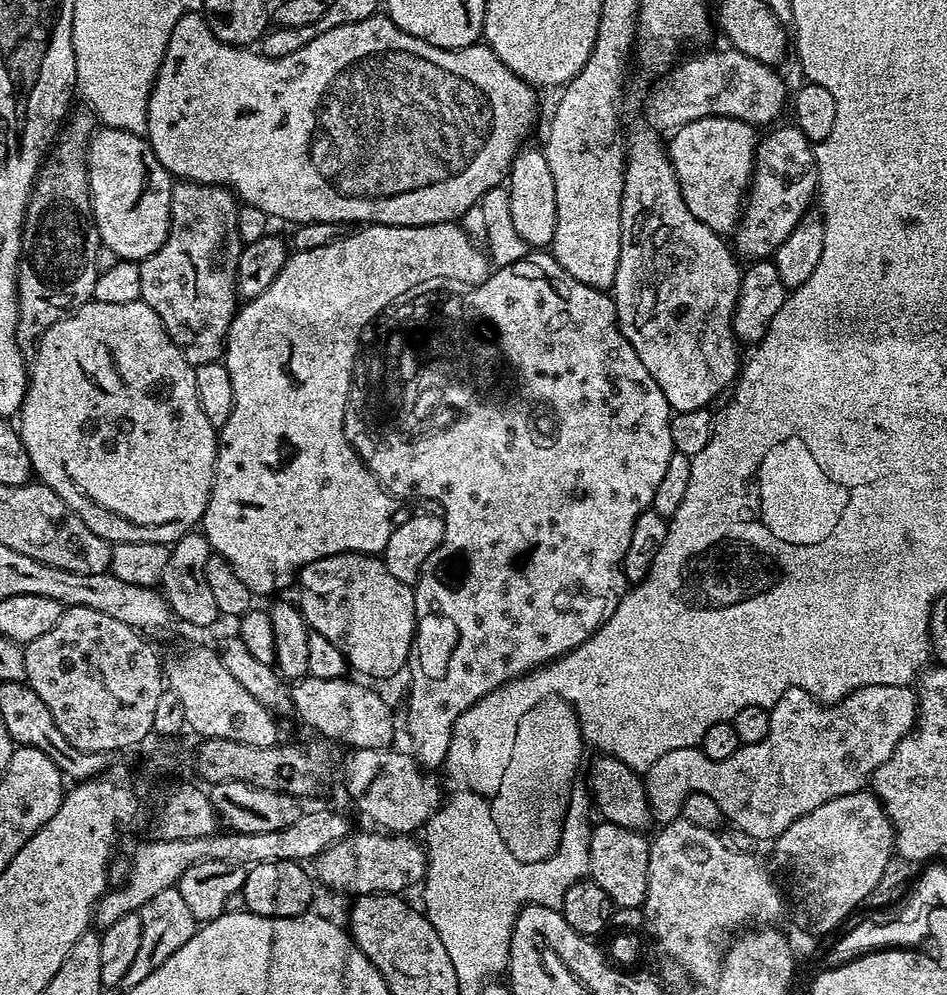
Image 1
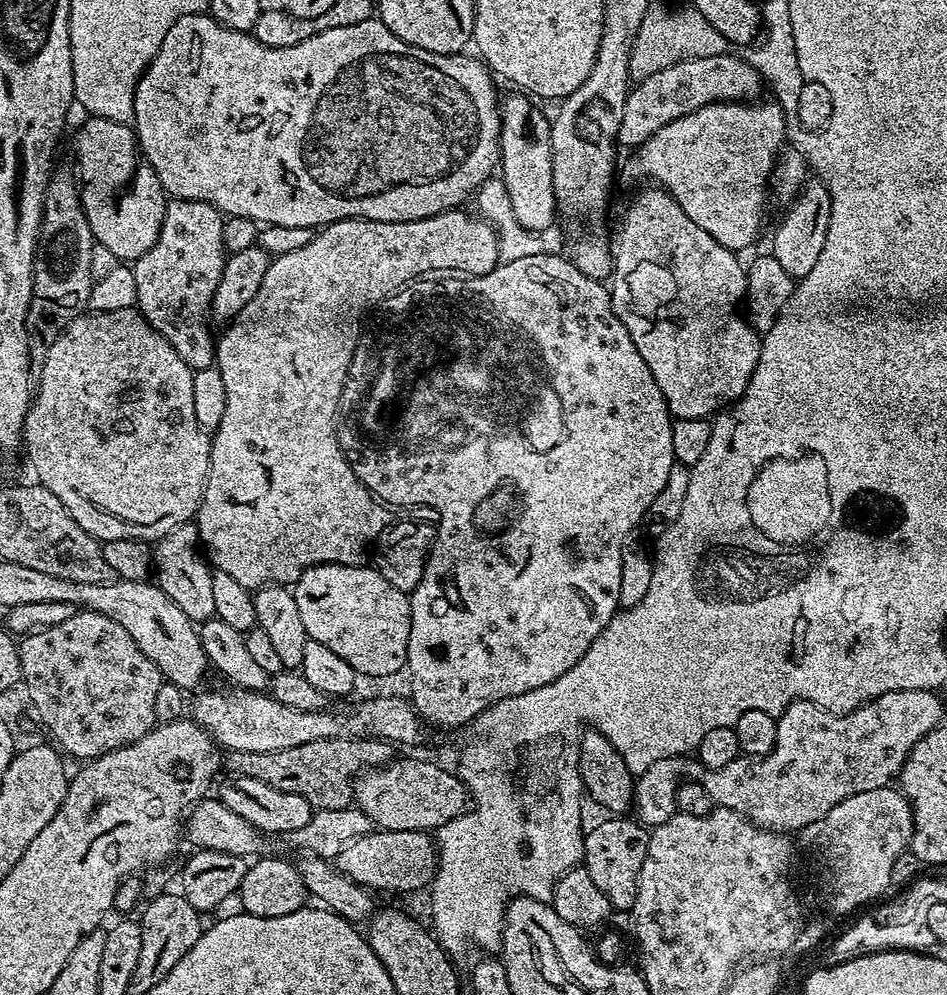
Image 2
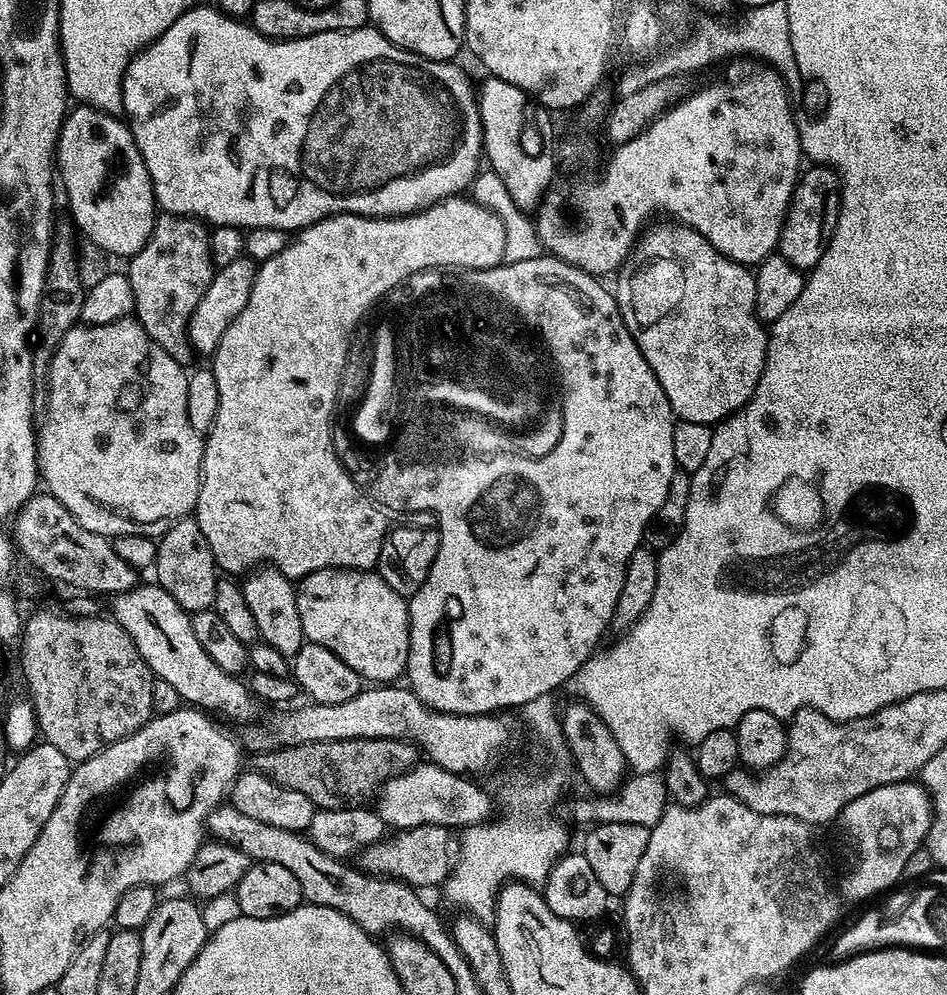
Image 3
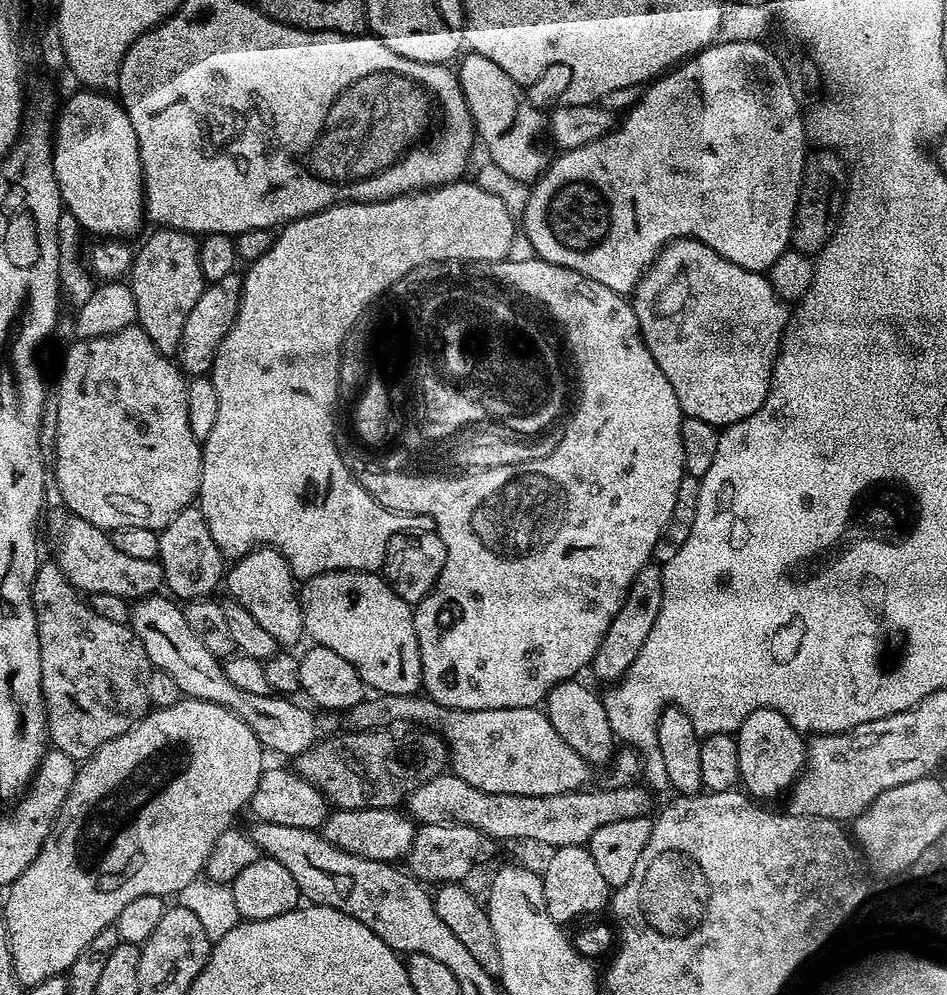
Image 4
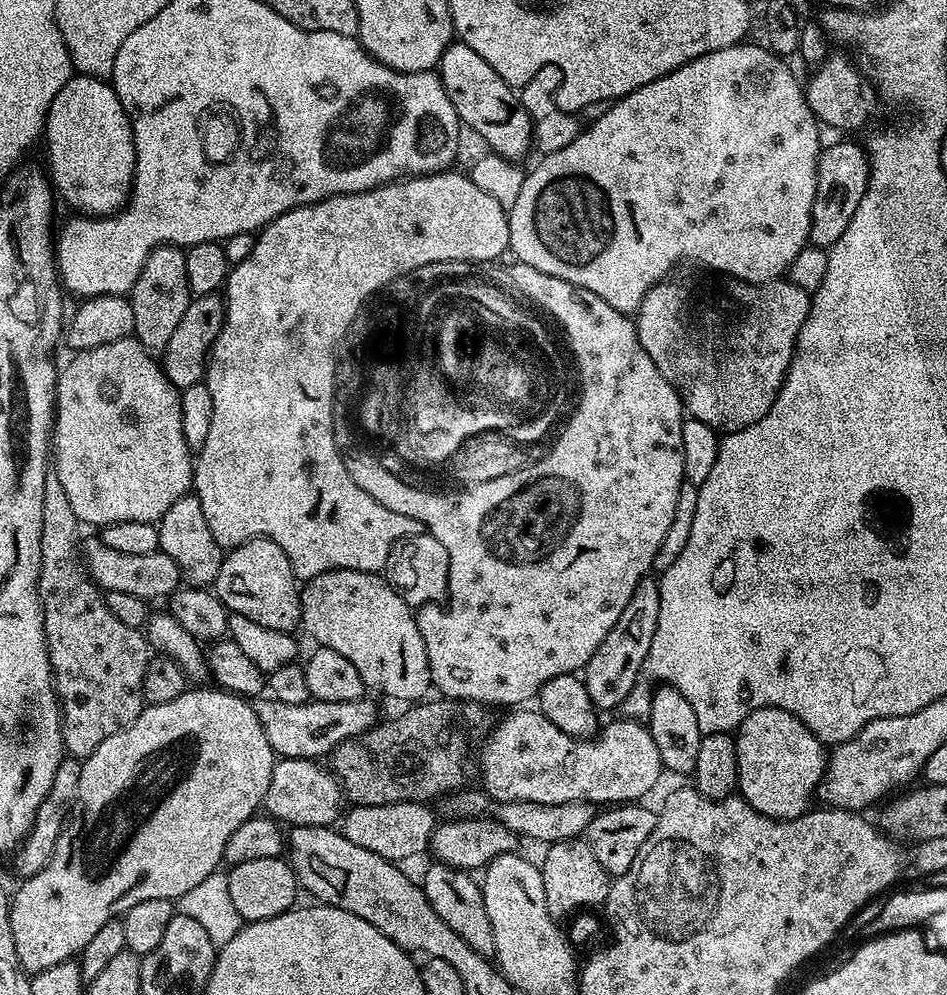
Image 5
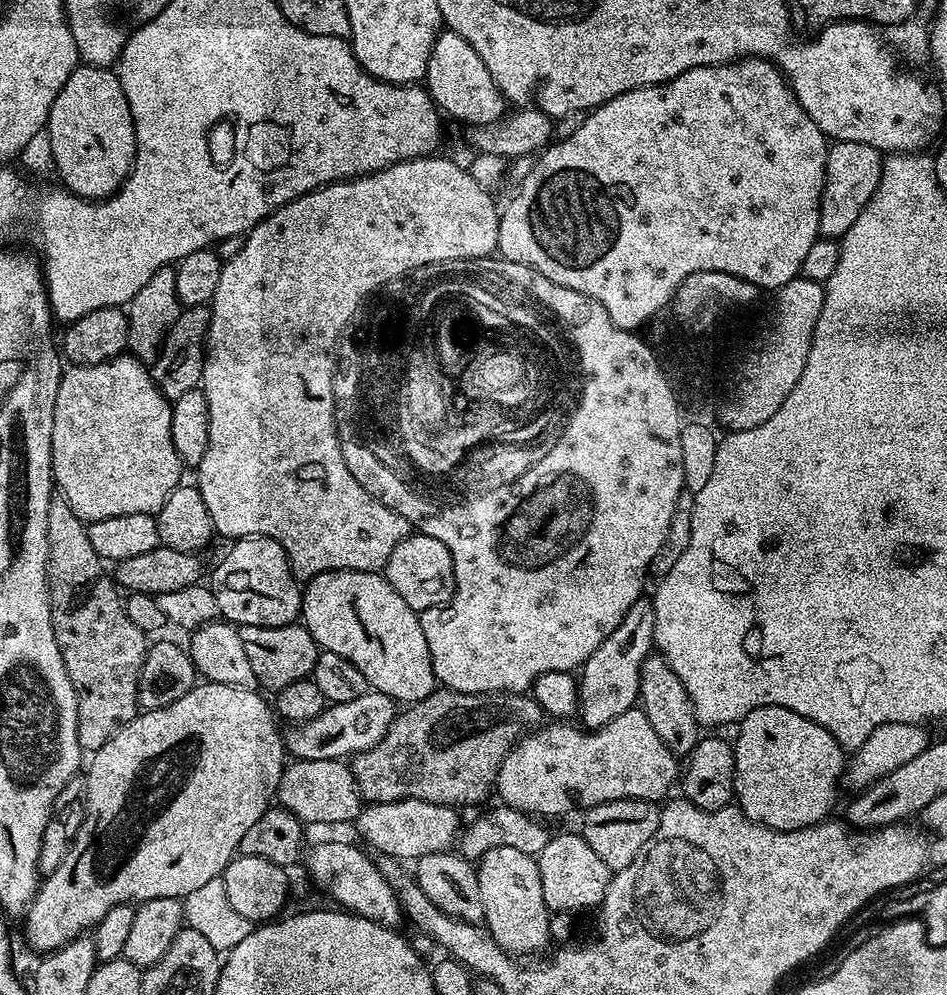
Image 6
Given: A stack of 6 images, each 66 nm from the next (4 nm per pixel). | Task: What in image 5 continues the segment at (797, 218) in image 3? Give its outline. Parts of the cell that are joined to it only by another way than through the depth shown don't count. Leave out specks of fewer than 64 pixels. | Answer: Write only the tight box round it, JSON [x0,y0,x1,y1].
[808,138,869,250]

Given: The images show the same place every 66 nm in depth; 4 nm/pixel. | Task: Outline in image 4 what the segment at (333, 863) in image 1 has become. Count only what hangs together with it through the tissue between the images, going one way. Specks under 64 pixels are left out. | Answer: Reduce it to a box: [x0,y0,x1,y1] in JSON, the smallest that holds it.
[406,824,492,885]

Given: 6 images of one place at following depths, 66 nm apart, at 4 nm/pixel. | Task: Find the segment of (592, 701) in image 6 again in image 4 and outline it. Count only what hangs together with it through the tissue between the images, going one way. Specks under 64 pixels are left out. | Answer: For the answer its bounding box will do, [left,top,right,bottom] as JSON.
[590,566,664,682]

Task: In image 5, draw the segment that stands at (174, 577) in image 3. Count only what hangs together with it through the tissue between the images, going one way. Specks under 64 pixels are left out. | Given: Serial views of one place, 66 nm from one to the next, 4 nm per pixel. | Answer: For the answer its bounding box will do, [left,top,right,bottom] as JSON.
[158,494,226,588]

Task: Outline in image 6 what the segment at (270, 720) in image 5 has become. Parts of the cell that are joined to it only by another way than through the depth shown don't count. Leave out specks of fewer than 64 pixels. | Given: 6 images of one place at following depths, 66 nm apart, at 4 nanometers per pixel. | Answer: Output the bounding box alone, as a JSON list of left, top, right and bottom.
[283,690,397,760]

